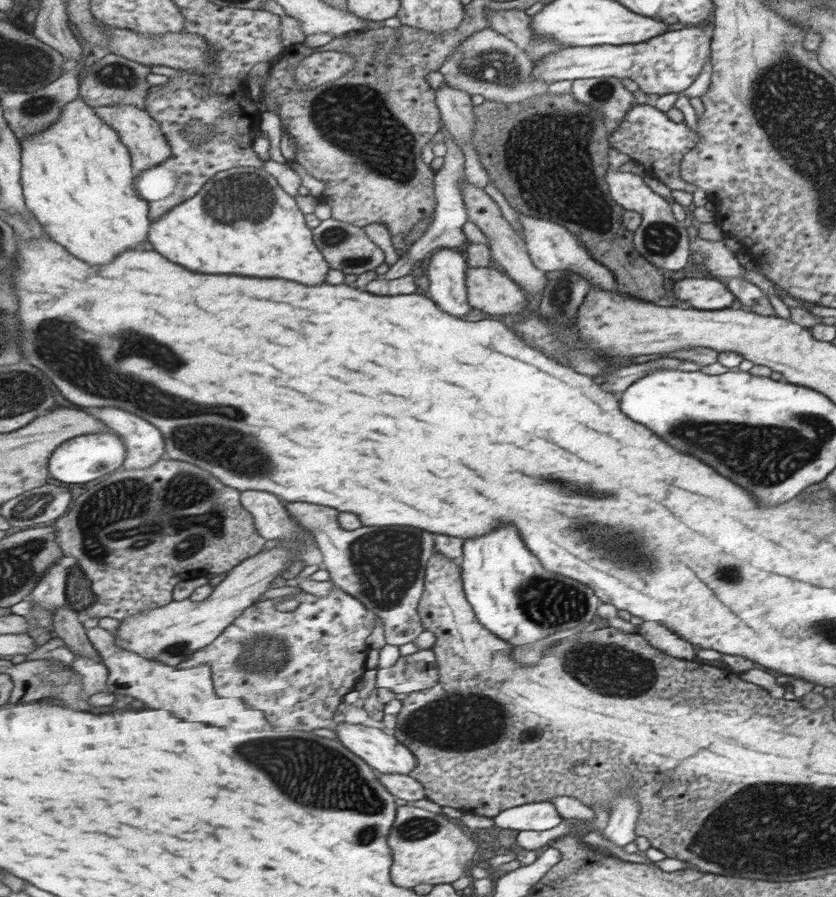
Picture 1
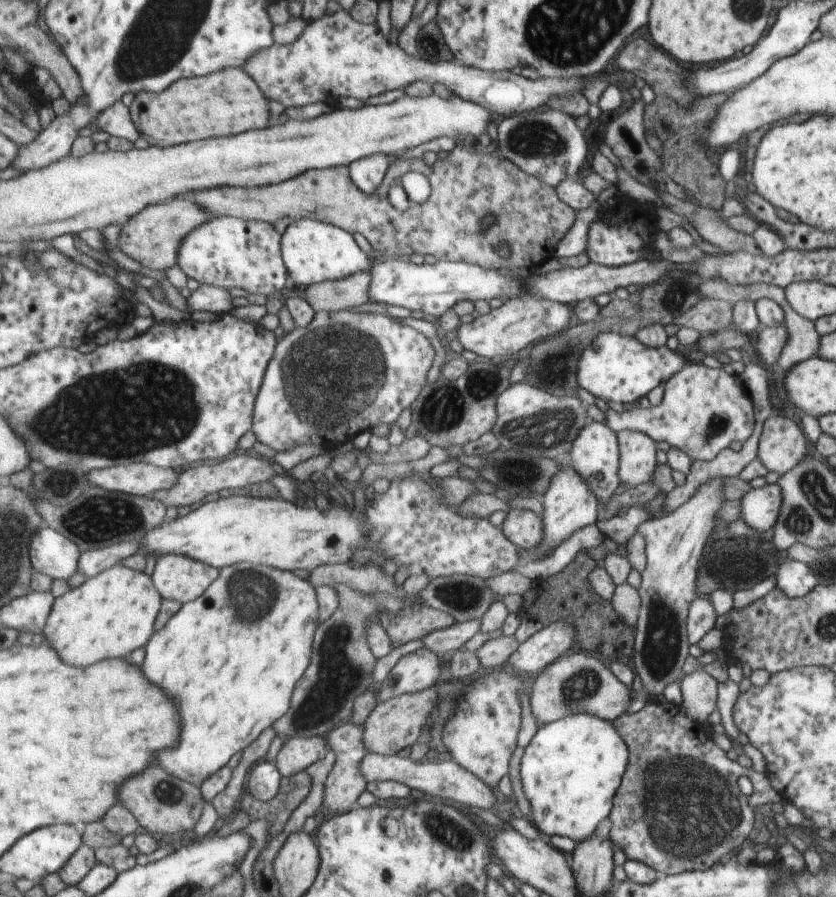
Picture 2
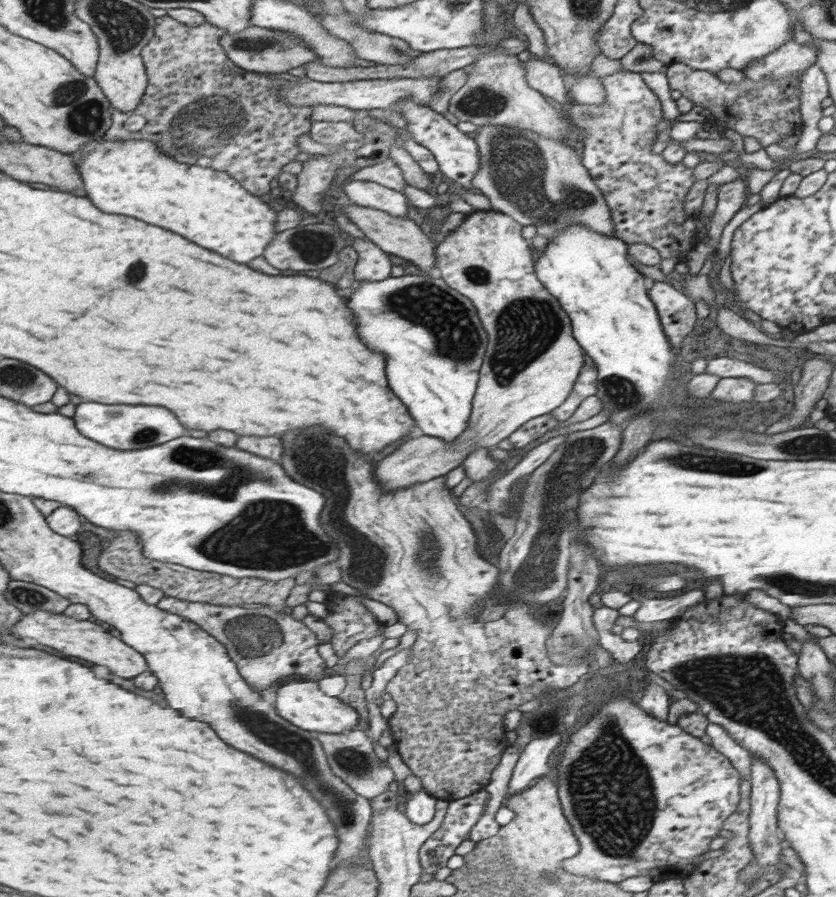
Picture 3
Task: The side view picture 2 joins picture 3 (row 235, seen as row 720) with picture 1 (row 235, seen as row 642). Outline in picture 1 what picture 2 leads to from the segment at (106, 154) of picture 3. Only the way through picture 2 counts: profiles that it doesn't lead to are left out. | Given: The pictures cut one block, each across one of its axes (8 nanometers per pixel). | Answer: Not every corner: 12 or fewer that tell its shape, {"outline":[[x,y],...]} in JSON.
{"outline":[[265,168],[220,171],[153,221],[206,274],[324,284],[307,214]]}

